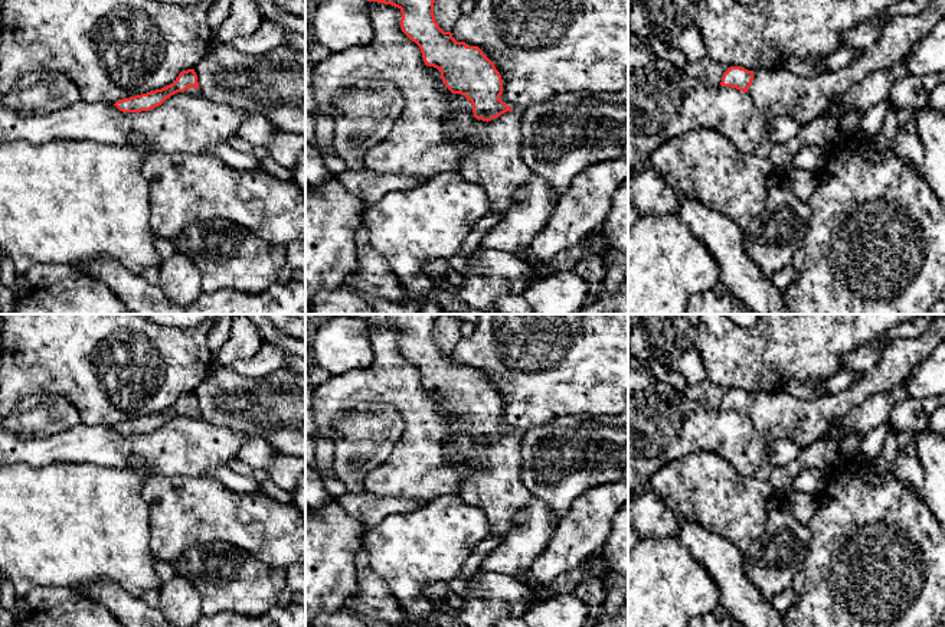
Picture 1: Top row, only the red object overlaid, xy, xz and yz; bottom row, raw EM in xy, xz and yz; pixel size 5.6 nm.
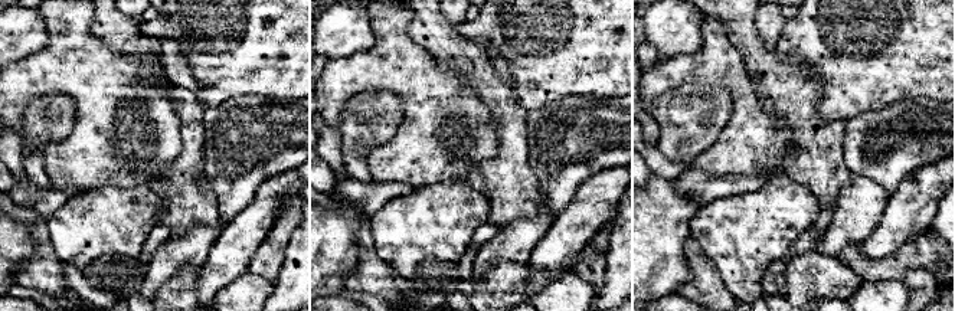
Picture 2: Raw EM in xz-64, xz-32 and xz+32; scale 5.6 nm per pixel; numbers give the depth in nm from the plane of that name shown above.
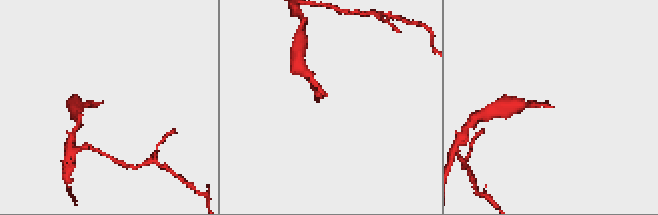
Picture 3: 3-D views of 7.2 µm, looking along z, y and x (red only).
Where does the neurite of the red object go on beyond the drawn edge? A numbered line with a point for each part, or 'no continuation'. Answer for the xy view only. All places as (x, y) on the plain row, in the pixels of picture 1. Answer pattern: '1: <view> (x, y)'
no continuation

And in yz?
1: yz (780, 415)

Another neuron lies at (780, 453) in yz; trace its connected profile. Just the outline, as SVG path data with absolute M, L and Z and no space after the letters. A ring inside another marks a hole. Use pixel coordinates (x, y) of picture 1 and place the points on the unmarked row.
M772 440L766 443L765 463L784 467L798 458L801 447L791 440Z

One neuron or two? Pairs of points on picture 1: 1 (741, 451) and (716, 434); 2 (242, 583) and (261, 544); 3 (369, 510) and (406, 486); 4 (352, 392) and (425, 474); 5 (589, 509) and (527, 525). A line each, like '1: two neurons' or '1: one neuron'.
1: one neuron
2: two neurons
3: two neurons
4: one neuron
5: two neurons

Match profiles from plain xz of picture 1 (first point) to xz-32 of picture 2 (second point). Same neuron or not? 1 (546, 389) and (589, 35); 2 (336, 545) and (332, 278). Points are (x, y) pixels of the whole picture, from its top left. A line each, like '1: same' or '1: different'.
1: same
2: same

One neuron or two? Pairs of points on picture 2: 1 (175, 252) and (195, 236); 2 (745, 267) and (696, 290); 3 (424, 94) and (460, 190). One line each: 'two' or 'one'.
1: one
2: two
3: two

